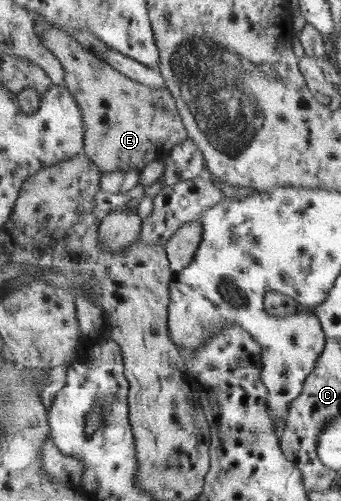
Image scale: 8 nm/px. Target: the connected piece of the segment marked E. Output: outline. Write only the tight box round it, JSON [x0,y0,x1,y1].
[41,26,189,172]

